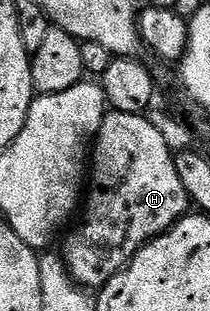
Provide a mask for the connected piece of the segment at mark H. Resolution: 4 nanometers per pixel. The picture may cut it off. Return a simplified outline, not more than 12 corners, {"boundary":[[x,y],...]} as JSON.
{"boundary":[[111,110],[60,258],[100,289],[191,214],[175,152]]}

